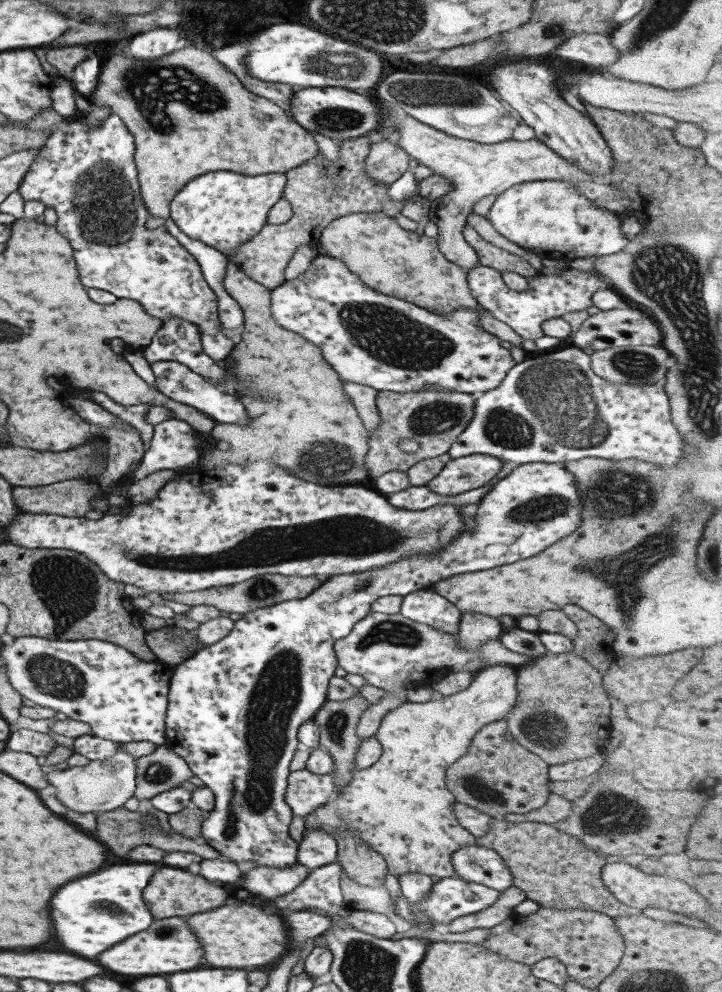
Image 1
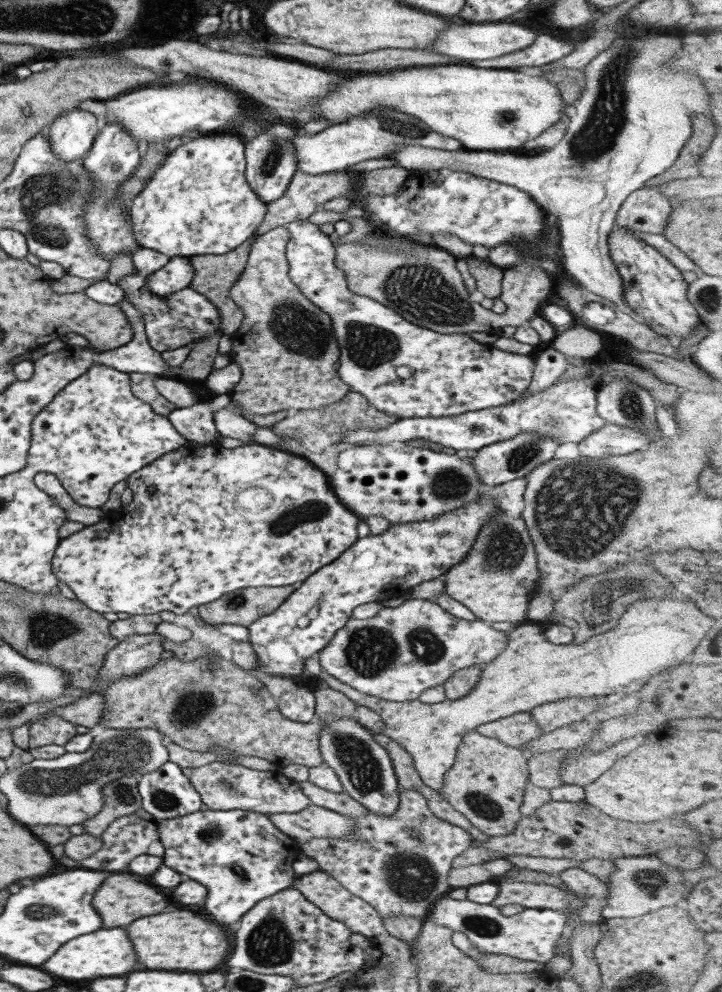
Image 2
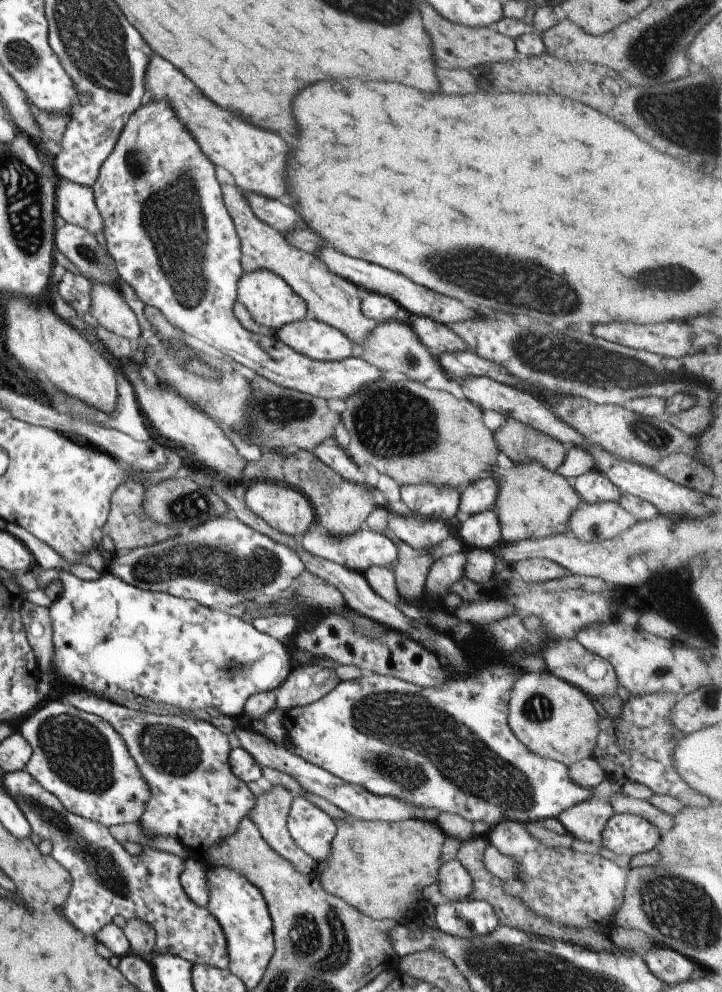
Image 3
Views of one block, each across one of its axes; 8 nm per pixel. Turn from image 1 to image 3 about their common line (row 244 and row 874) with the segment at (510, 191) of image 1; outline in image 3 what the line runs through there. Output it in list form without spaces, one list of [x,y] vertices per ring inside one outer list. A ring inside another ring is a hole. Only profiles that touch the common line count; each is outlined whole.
[[[501,819],[491,825],[486,834],[489,844],[495,846],[498,852],[510,856],[516,864],[516,878],[525,885],[523,892],[516,897],[524,902],[524,905],[540,917],[545,917],[556,923],[571,926],[585,926],[595,931],[609,931],[612,924],[612,914],[619,906],[623,898],[626,869],[615,865],[610,860],[591,853],[580,853],[569,847],[549,848],[543,846],[537,839],[531,838],[525,830],[524,823]]]

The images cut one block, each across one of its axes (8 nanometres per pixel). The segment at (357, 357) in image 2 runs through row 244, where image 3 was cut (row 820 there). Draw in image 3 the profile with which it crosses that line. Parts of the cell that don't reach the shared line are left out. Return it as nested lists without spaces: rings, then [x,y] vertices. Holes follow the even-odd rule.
[[[293,795],[286,827],[291,840],[317,863],[330,856],[330,844],[336,833],[334,820],[303,795]]]

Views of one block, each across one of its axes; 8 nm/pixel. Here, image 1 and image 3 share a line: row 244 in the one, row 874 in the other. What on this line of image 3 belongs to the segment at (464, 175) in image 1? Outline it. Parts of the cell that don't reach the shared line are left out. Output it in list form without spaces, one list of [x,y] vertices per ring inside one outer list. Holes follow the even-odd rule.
[[[457,859],[443,862],[436,881],[440,894],[448,901],[465,901],[472,892],[472,878]]]

